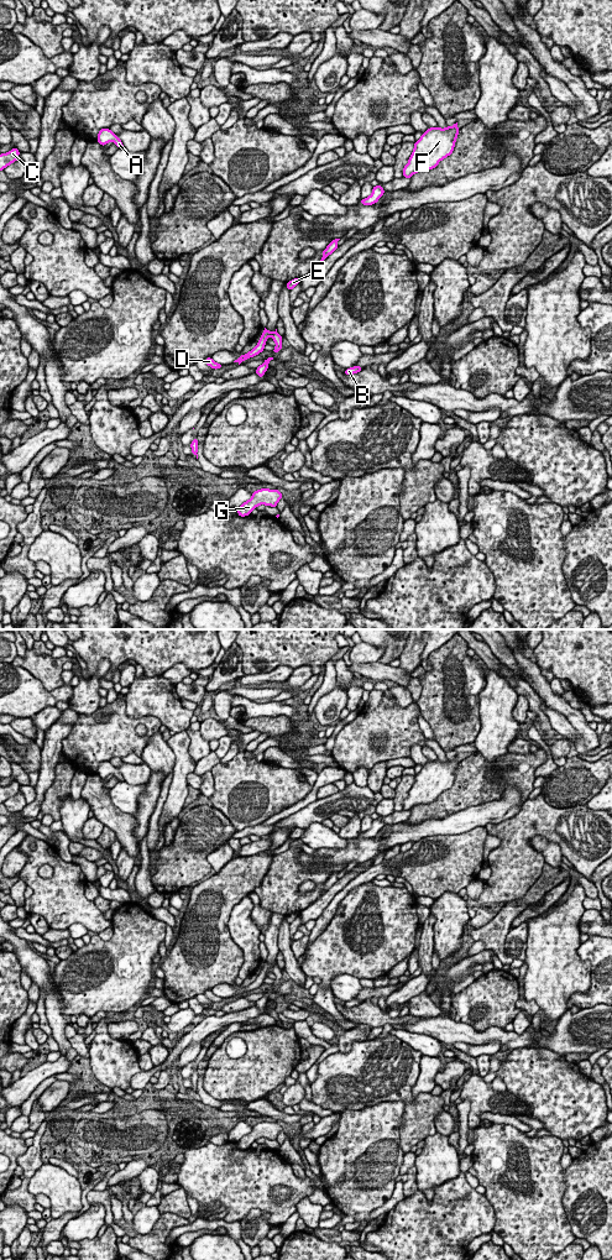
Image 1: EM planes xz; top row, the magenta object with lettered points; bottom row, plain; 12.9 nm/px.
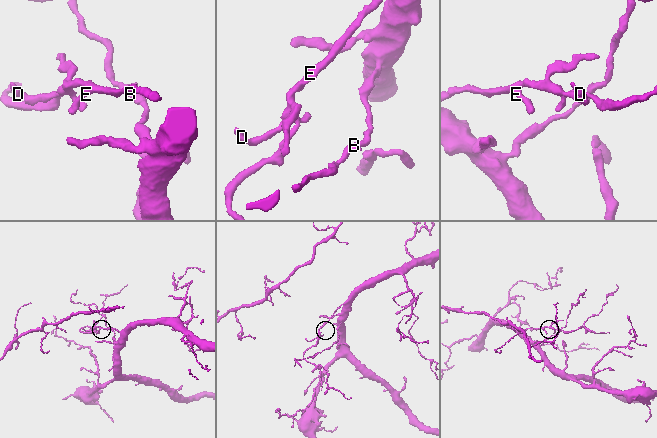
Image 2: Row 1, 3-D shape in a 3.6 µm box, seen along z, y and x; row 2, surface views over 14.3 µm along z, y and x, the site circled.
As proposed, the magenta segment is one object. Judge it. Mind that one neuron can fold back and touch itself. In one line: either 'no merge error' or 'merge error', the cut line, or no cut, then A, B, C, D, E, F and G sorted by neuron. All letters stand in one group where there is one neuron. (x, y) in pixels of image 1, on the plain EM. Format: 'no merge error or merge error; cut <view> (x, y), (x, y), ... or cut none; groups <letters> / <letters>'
no merge error; cut none; groups A B C D E F G

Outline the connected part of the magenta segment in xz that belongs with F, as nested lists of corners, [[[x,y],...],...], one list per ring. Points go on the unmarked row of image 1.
[[[457,756],[451,760],[429,760],[422,770],[415,774],[412,789],[403,801],[403,810],[410,811],[417,805],[433,802],[454,784],[460,762]]]

